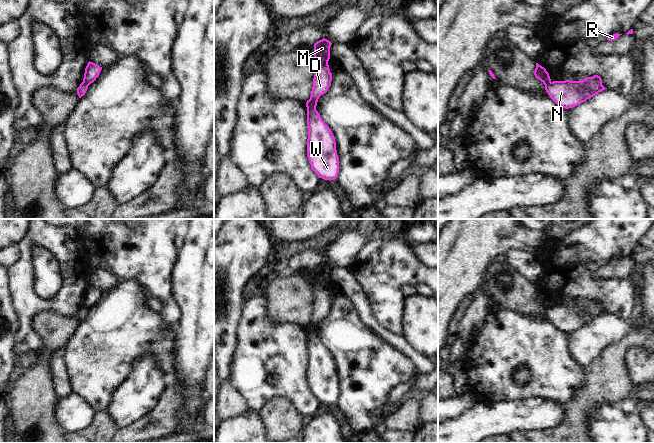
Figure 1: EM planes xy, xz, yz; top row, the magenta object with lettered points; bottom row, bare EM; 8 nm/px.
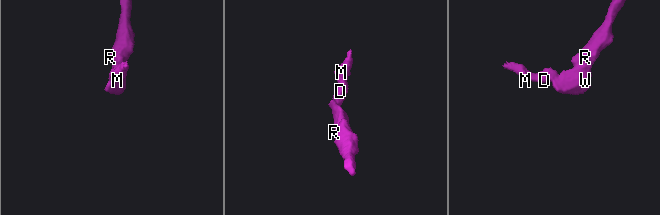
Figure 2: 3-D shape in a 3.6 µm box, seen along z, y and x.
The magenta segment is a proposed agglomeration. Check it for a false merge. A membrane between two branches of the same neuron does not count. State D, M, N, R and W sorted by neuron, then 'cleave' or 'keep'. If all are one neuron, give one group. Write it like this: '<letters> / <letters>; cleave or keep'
D M / N R W; cleave

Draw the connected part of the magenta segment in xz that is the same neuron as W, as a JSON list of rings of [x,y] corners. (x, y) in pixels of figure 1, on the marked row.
[[[307,104],[307,157],[319,178],[335,180],[339,174],[339,157],[335,137],[316,109]]]

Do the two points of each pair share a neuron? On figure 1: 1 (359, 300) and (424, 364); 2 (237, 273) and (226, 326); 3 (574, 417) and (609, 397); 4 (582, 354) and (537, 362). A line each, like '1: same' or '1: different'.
1: same
2: same
3: same
4: different

